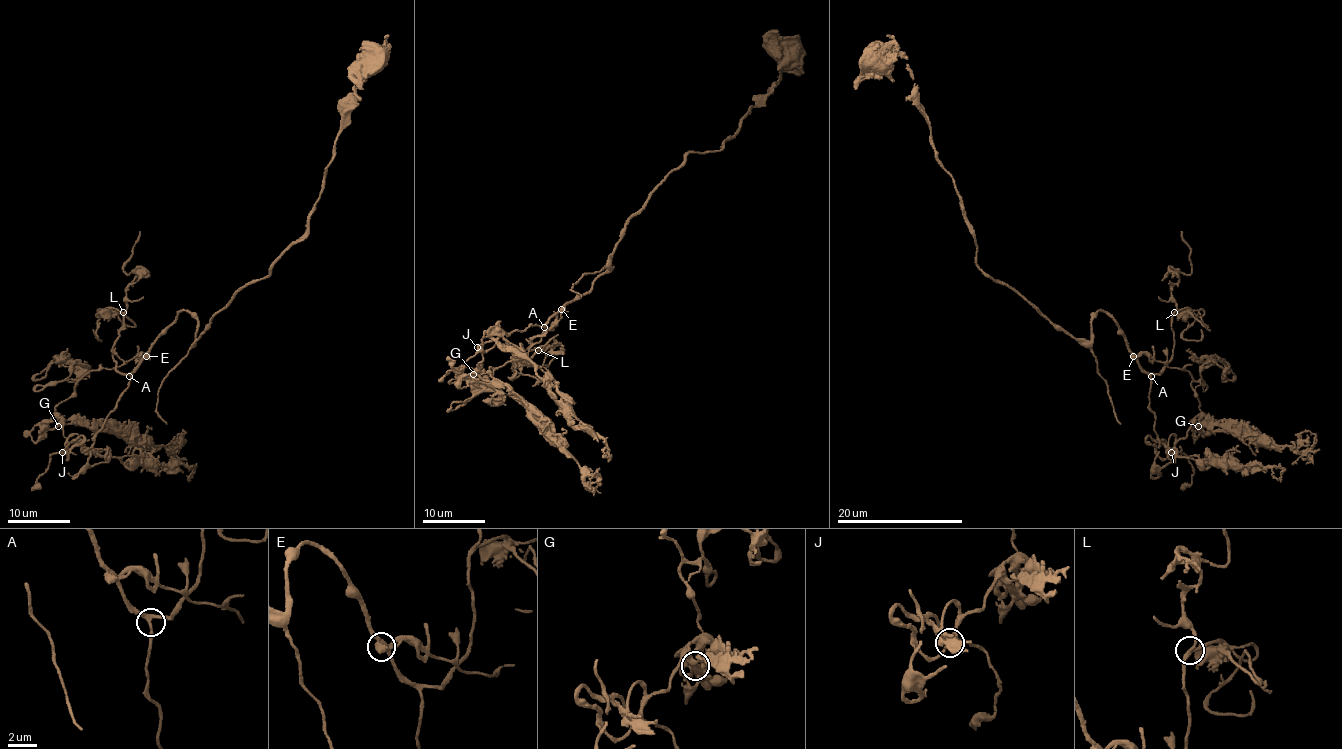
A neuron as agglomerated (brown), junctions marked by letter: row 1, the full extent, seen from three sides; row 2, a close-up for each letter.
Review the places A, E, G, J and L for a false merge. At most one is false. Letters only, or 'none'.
none

